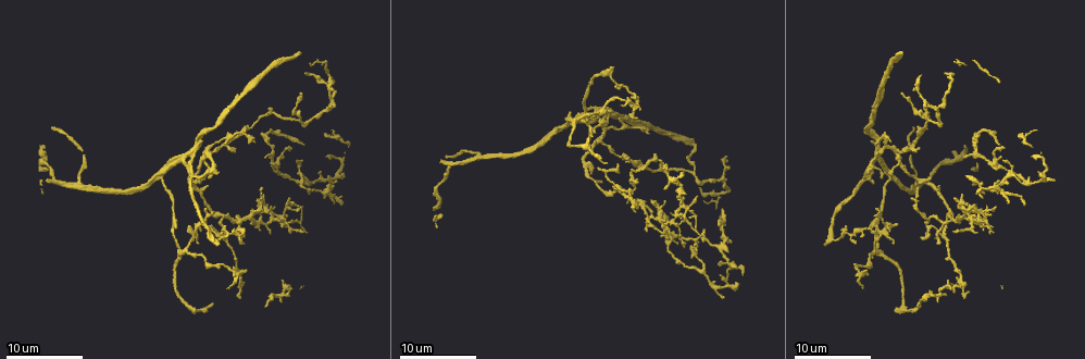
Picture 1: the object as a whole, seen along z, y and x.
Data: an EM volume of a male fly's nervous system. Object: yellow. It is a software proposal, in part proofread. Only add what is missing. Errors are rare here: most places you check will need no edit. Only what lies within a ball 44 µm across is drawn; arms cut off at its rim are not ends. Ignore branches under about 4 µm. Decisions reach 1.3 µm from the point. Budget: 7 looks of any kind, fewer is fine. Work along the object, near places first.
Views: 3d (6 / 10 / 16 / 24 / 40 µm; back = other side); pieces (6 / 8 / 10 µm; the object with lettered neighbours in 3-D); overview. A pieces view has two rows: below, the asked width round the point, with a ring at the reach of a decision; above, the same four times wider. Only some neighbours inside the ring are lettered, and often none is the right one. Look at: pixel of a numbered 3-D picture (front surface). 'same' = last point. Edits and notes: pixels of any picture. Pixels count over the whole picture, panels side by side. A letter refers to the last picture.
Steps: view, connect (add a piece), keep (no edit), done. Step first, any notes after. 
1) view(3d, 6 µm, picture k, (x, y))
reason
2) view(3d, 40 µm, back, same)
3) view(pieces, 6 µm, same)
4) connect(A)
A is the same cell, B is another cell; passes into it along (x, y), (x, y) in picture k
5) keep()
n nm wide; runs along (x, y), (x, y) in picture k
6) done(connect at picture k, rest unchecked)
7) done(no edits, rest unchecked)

view(pieces, 6 µm, picture 1, (262, 190))
tapers out

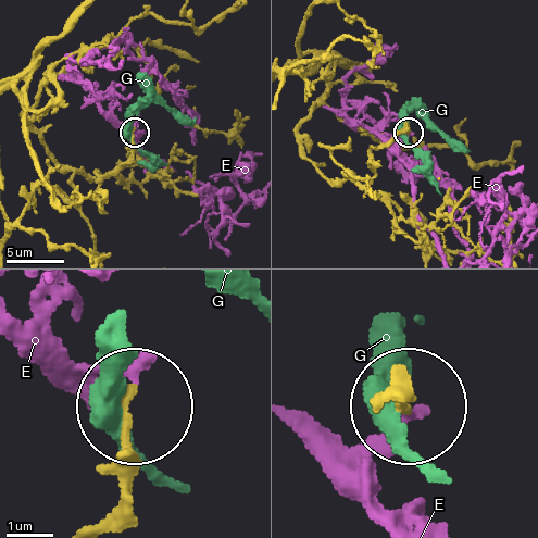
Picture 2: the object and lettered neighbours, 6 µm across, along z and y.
keep()
E and G are other cells; no lettered piece goes on from it

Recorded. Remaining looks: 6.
view(3d, 10 µm, picture 1, (723, 211))
branch stops here

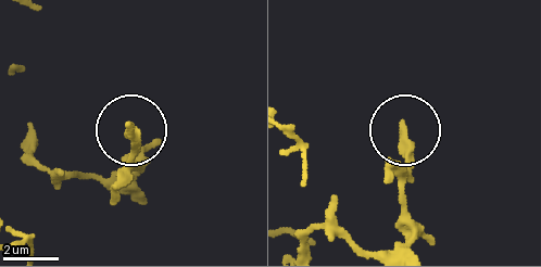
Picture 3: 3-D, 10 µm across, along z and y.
view(pieces, 8 µm, picture 3, (405, 127))

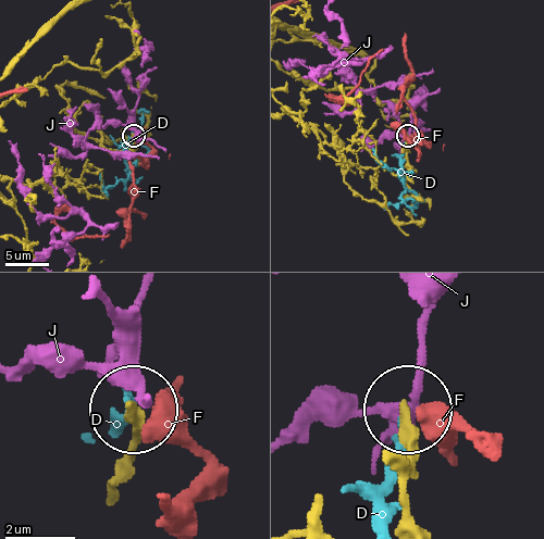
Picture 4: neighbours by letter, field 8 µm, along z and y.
keep()
D, F and J are other cells; no lettered piece goes on from it

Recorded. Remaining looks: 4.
view(pieces, 6 µm, picture 1, (696, 198))
branch stops here

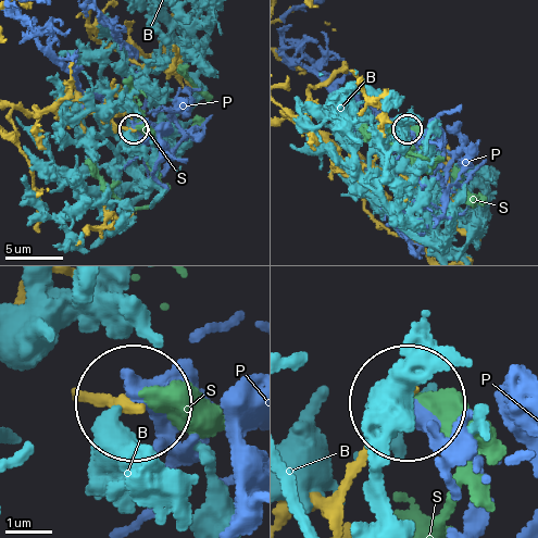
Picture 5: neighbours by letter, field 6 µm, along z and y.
keep()
200 nm wide; B, P and S are other cells; none of them fits

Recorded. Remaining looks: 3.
view(pieces, 8 µm, picture 1, (663, 234))

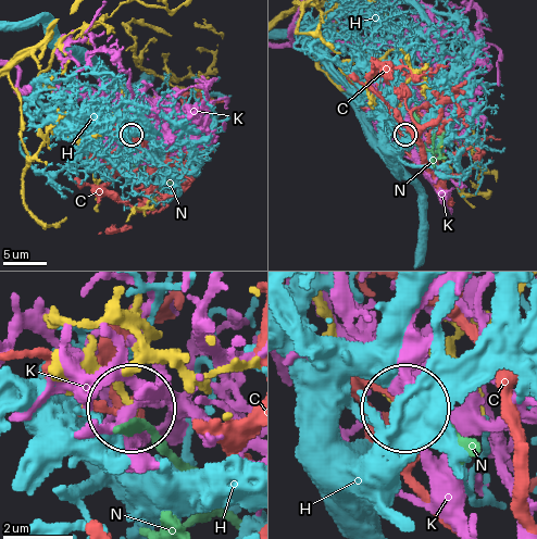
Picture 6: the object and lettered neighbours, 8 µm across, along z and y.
connect(N)
N is the same cell, C, H and K are other cells; it goes on there

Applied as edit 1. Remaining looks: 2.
done(connect at picture 6, rest unchecked)

